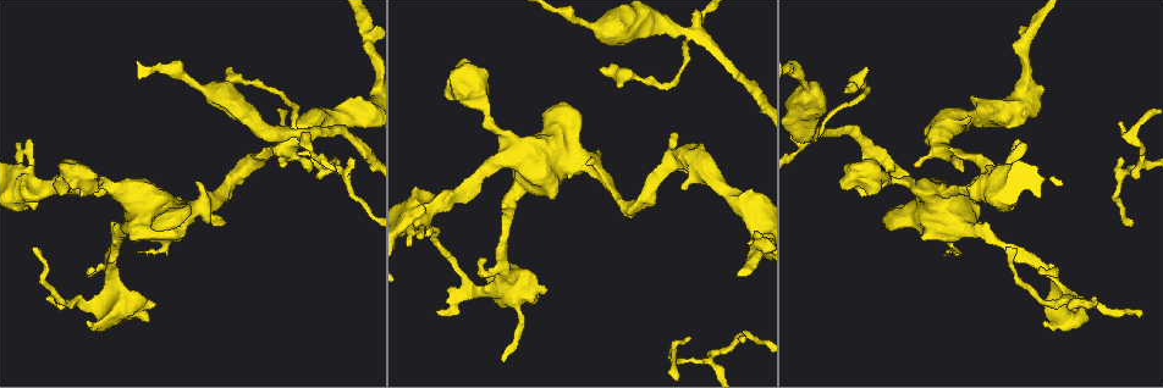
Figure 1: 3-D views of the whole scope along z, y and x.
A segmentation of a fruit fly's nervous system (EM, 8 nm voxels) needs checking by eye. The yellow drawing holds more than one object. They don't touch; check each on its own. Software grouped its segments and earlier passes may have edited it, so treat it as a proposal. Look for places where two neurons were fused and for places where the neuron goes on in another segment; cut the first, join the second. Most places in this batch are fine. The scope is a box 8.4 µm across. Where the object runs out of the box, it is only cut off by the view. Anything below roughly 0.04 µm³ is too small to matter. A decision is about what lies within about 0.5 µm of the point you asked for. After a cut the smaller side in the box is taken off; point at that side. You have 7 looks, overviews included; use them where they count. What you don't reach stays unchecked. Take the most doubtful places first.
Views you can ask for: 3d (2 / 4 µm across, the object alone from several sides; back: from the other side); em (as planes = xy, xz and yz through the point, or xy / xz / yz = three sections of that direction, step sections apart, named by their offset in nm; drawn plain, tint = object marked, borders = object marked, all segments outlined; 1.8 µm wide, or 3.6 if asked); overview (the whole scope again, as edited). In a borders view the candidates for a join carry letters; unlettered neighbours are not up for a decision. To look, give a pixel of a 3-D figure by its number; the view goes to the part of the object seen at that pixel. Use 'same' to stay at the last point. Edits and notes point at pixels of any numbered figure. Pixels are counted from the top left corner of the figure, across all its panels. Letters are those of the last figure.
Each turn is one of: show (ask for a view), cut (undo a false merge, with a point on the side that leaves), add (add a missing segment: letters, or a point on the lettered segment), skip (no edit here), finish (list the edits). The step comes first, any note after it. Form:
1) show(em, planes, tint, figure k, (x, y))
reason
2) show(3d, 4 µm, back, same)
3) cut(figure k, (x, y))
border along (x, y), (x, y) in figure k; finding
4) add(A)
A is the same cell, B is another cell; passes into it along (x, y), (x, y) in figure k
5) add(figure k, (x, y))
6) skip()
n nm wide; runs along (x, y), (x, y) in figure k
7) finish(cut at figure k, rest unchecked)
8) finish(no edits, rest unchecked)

show(3d, 2 µm, figure 1, (684, 31))

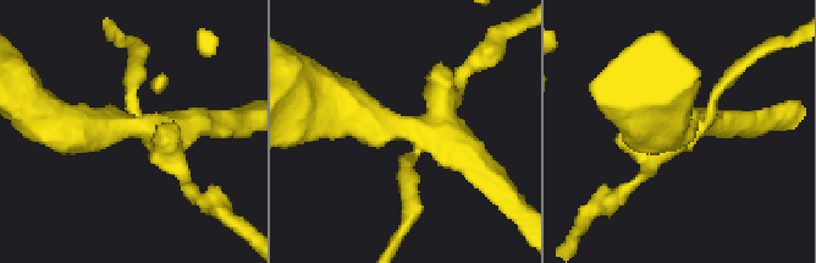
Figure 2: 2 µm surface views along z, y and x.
show(em, planes, borders, figure 2, (409, 132))
4 arms; shape alone is not enough

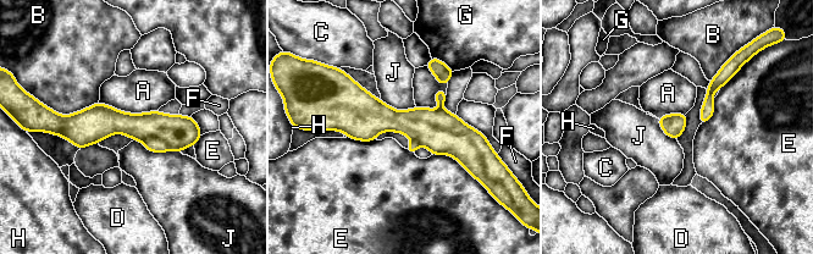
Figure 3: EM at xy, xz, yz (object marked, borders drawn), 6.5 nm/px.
cut(figure 3, (153, 144))
150 nm wide; A, B, C, D, E, F, G, H and J are other cells; two neurons meet here

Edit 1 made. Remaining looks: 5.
show(em, xz, step 8, borders, figure 1, (592, 164))
calibre changes

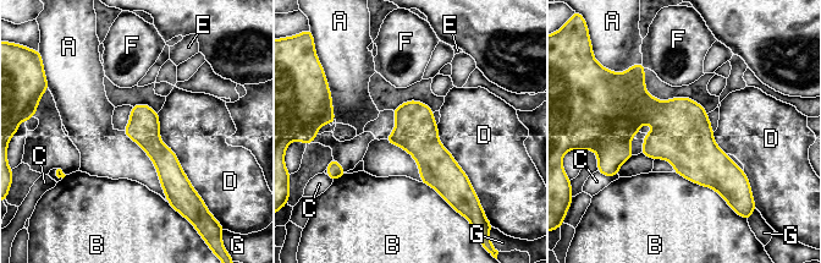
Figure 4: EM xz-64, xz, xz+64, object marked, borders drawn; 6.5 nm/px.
skip()
200 nm wide; A, B, C, D, E, F and G are other cells; runs along (136, 108), (167, 165), (174, 196) in figure 4; continuous, no second neuron

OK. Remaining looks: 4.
show(overview)

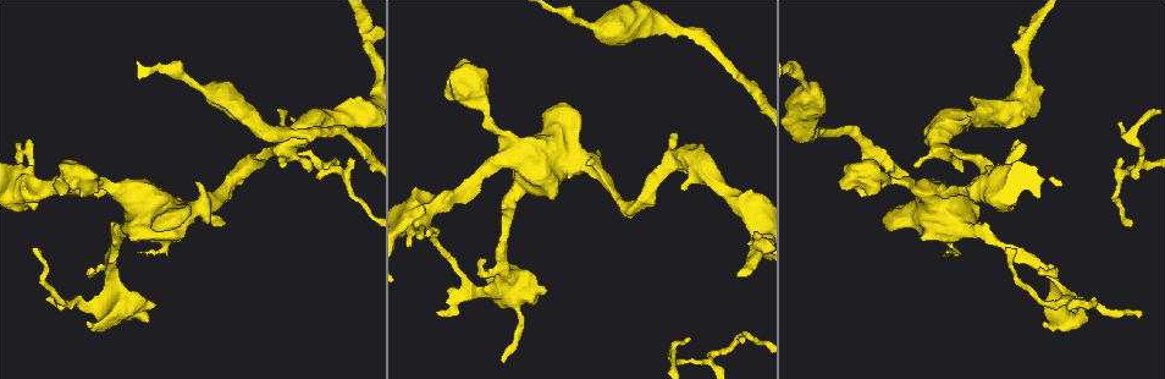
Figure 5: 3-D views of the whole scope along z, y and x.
show(3d, 4 µm, figure 5, (31, 158))
thick end

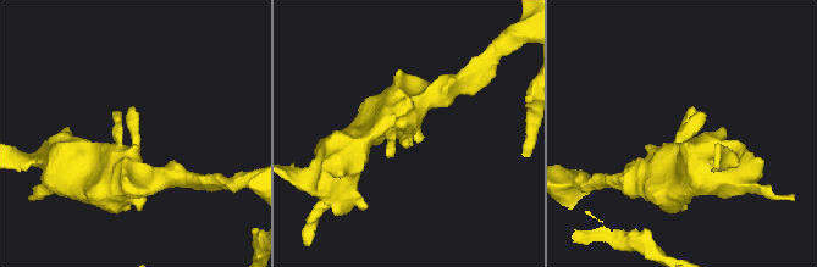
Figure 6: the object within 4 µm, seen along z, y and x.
show(em, yz, step 16, borders, figure 6, (412, 139))

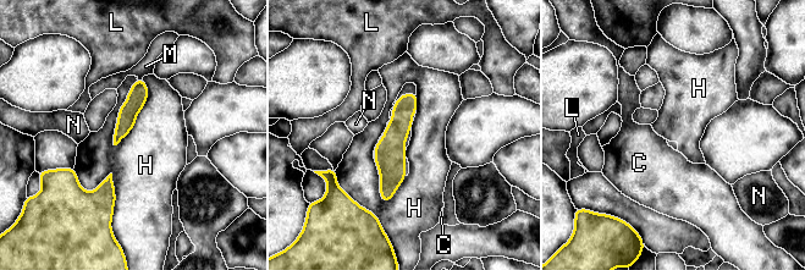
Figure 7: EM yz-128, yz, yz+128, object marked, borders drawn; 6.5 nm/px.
show(em, planes, borders, same)

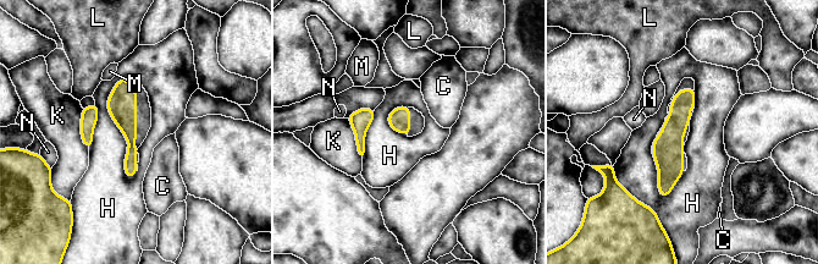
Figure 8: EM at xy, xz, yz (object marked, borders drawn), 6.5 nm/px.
skip()
C, H, K, L, M and N are other cells; runs along (692, 92), (668, 143), (663, 193) in figure 8; none of them fits

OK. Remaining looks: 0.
finish(cut at figure 3, rest unchecked)

